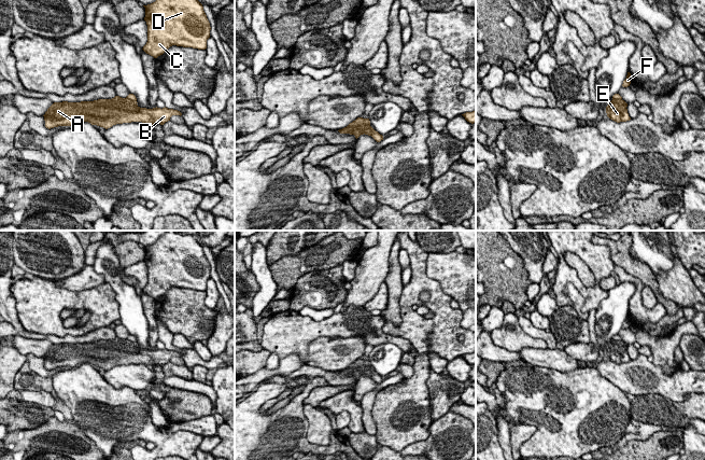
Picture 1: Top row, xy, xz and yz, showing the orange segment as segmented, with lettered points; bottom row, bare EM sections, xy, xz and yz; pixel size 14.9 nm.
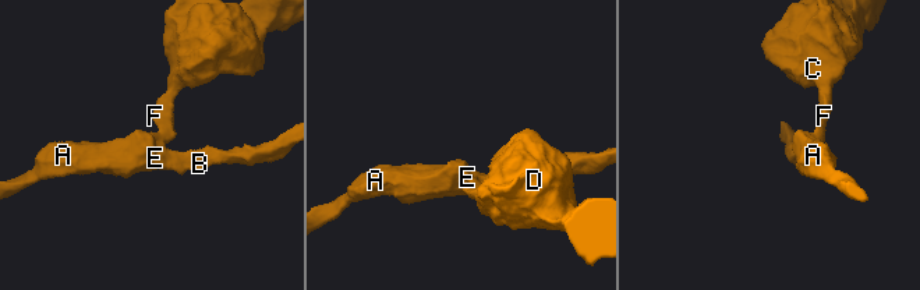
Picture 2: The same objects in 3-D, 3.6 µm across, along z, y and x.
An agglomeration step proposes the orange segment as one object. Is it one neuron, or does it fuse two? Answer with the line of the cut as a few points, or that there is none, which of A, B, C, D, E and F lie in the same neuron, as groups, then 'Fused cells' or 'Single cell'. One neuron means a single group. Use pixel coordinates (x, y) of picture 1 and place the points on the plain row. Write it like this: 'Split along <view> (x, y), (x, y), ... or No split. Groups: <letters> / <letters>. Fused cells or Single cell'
Split along xz (370, 367), (371, 376). Groups: A B E / C D F. Fused cells

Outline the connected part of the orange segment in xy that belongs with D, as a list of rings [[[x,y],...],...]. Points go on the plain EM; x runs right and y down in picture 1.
[[[167,231],[155,243],[143,248],[147,283],[142,291],[146,295],[157,299],[172,287],[207,290],[211,268],[195,236]]]

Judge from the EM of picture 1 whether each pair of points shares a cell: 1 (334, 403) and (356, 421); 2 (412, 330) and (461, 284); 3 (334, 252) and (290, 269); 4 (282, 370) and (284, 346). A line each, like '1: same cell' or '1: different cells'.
1: same cell
2: different cells
3: same cell
4: different cells

